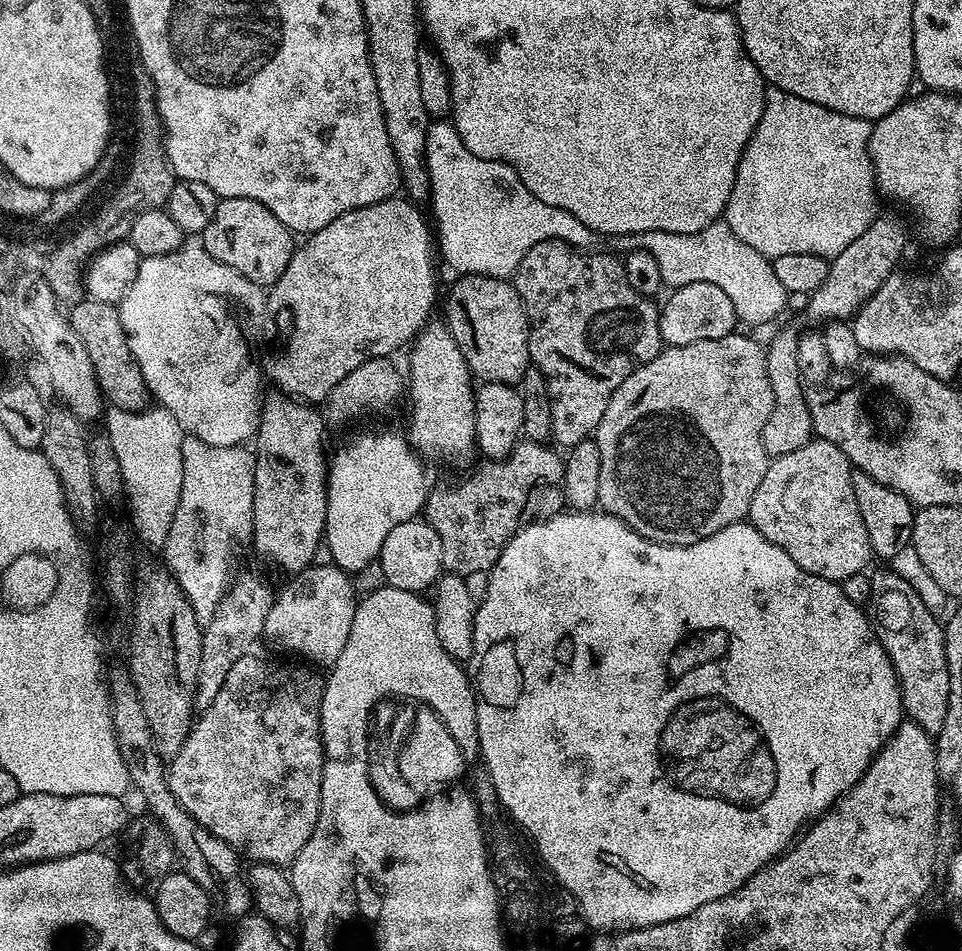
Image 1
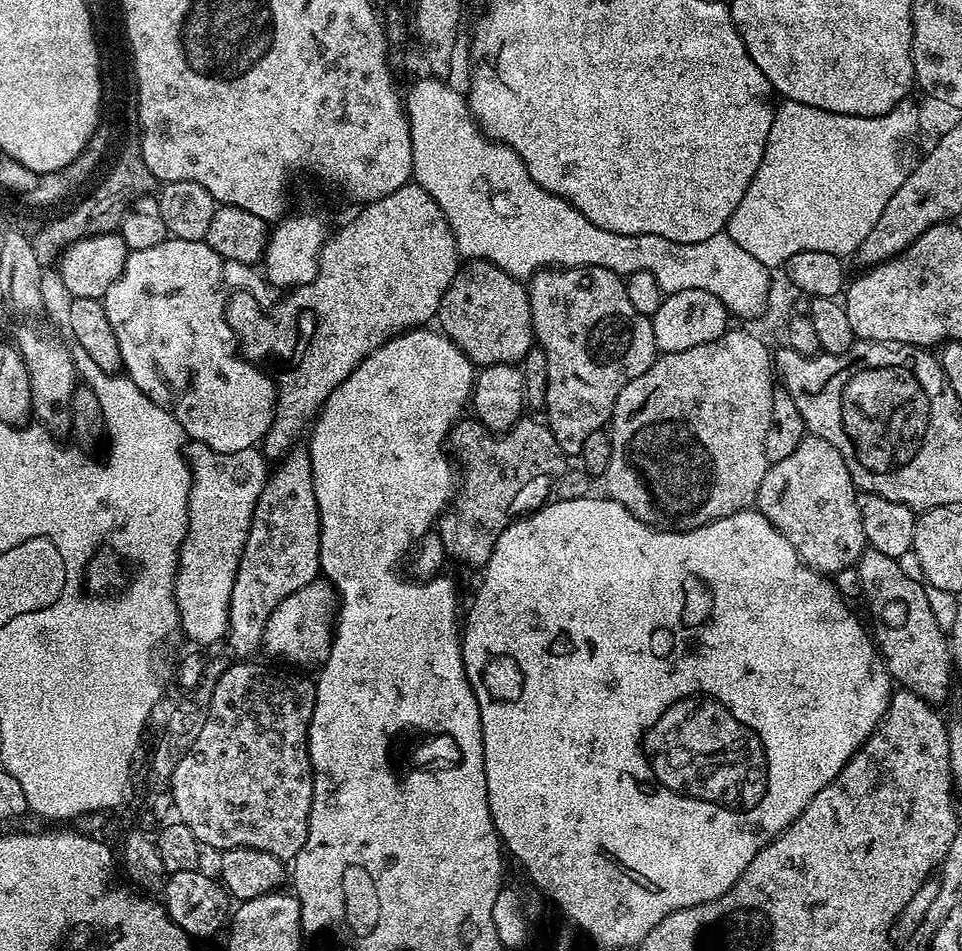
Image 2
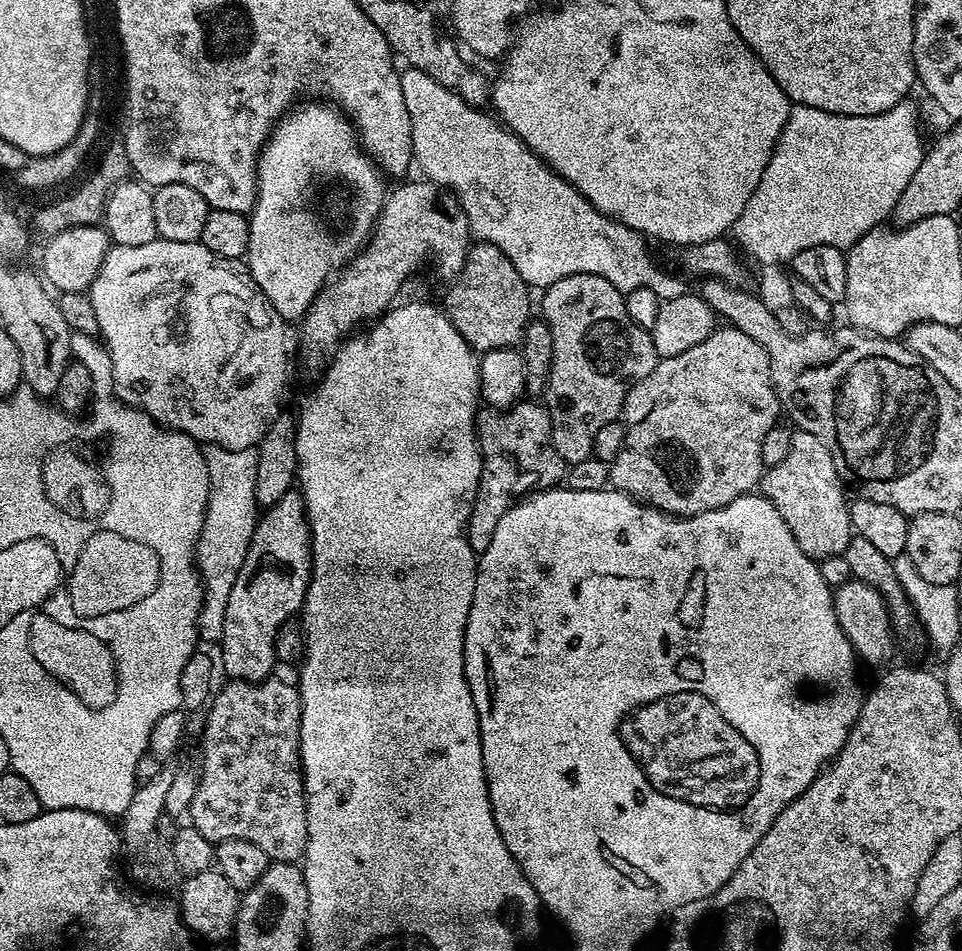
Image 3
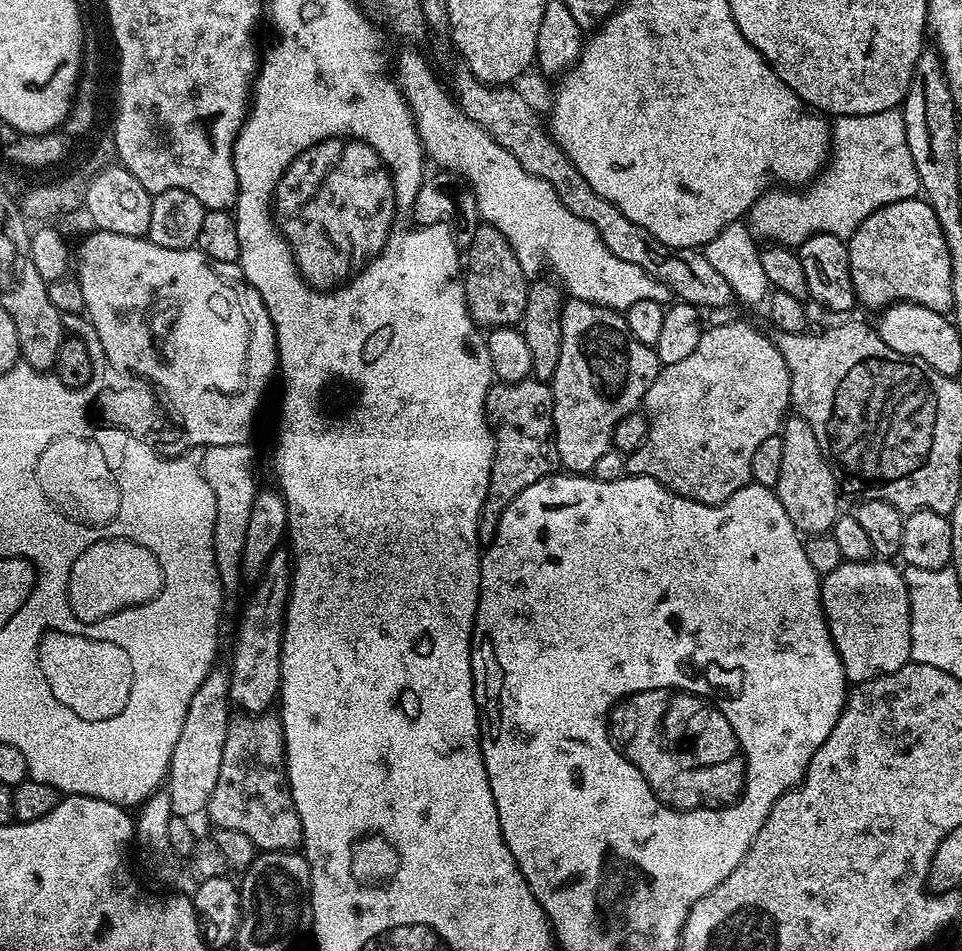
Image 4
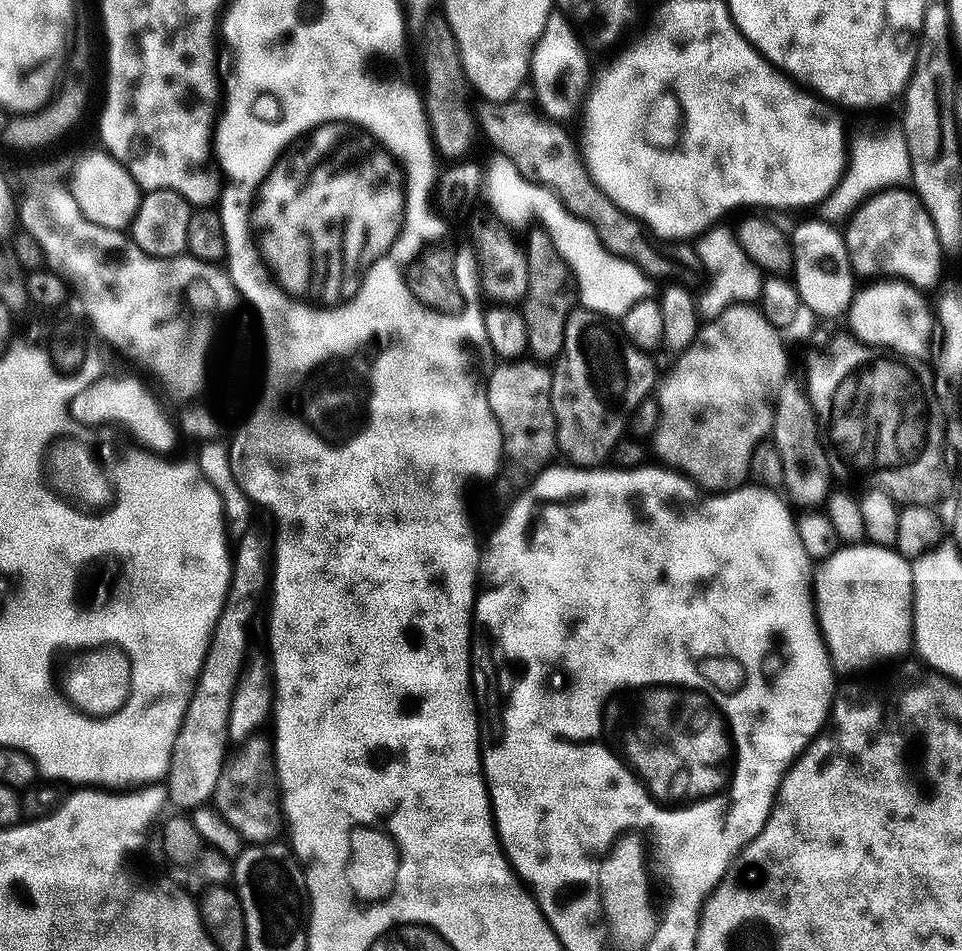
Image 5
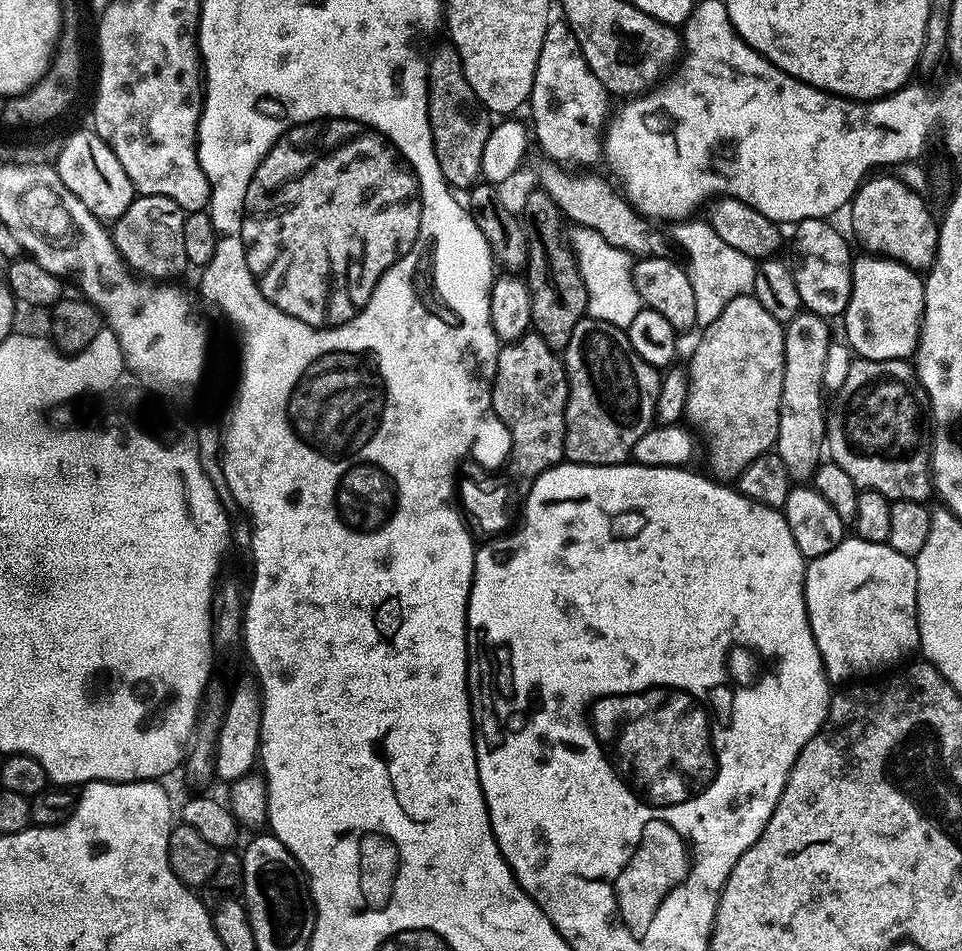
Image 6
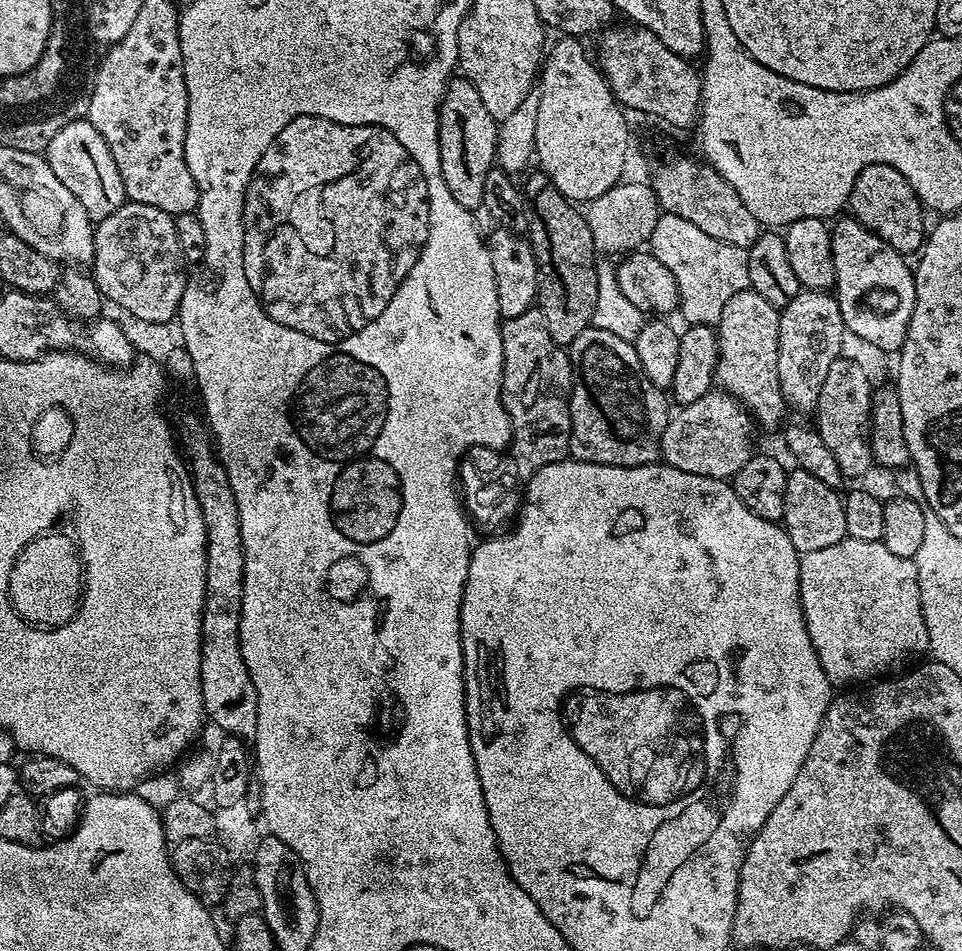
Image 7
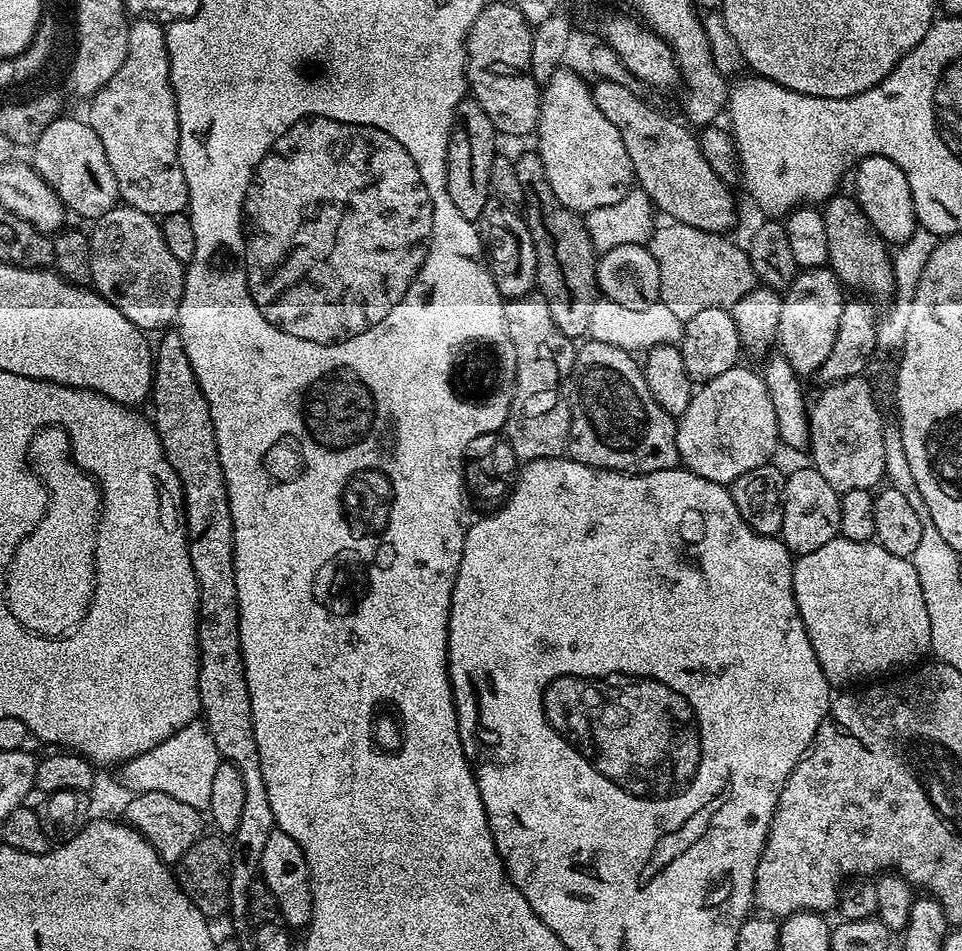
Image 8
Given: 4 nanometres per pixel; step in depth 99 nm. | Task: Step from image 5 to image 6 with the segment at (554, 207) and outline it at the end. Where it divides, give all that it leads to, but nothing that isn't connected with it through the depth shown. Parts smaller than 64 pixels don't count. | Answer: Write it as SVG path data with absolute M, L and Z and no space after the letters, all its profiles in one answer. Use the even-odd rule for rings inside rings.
M586 228L577 233L576 240L574 236L574 251L578 270L582 274L582 282L586 286L588 295L587 315L593 320L610 322L616 328L627 330L642 307L632 277L633 257L618 250L618 246L610 246L610 242L606 242L606 238L598 234L598 230Z

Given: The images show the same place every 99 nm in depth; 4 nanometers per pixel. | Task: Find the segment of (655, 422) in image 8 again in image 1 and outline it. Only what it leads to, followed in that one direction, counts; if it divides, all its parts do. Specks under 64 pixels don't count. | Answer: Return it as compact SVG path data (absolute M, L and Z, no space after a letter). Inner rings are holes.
M561 240L538 242L538 246L534 246L534 250L530 250L526 254L526 258L522 258L514 277L516 292L522 298L524 309L528 315L528 358L546 378L546 386L550 390L552 440L564 450L573 448L578 442L589 439L595 433L598 422L602 422L602 414L606 414L606 406L610 406L610 398L616 393L618 386L622 386L622 382L626 382L626 378L630 378L630 374L634 374L634 370L638 370L638 366L650 362L650 358L658 355L662 347L660 308L658 304L655 304L657 301L638 294L638 290L634 290L634 286L630 286L624 273L624 265L619 259L615 260L608 252L592 251L574 248Z

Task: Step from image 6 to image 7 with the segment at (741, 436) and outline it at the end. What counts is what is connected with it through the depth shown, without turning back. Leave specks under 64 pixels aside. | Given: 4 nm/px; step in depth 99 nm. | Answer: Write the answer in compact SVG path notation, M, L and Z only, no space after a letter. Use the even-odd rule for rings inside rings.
M747 290L734 294L726 306L722 307L721 318L715 325L717 338L717 364L715 383L747 409L754 417L755 423L764 428L781 427L785 419L786 405L782 386L778 382L778 326L780 325L780 309L770 306L762 294Z

